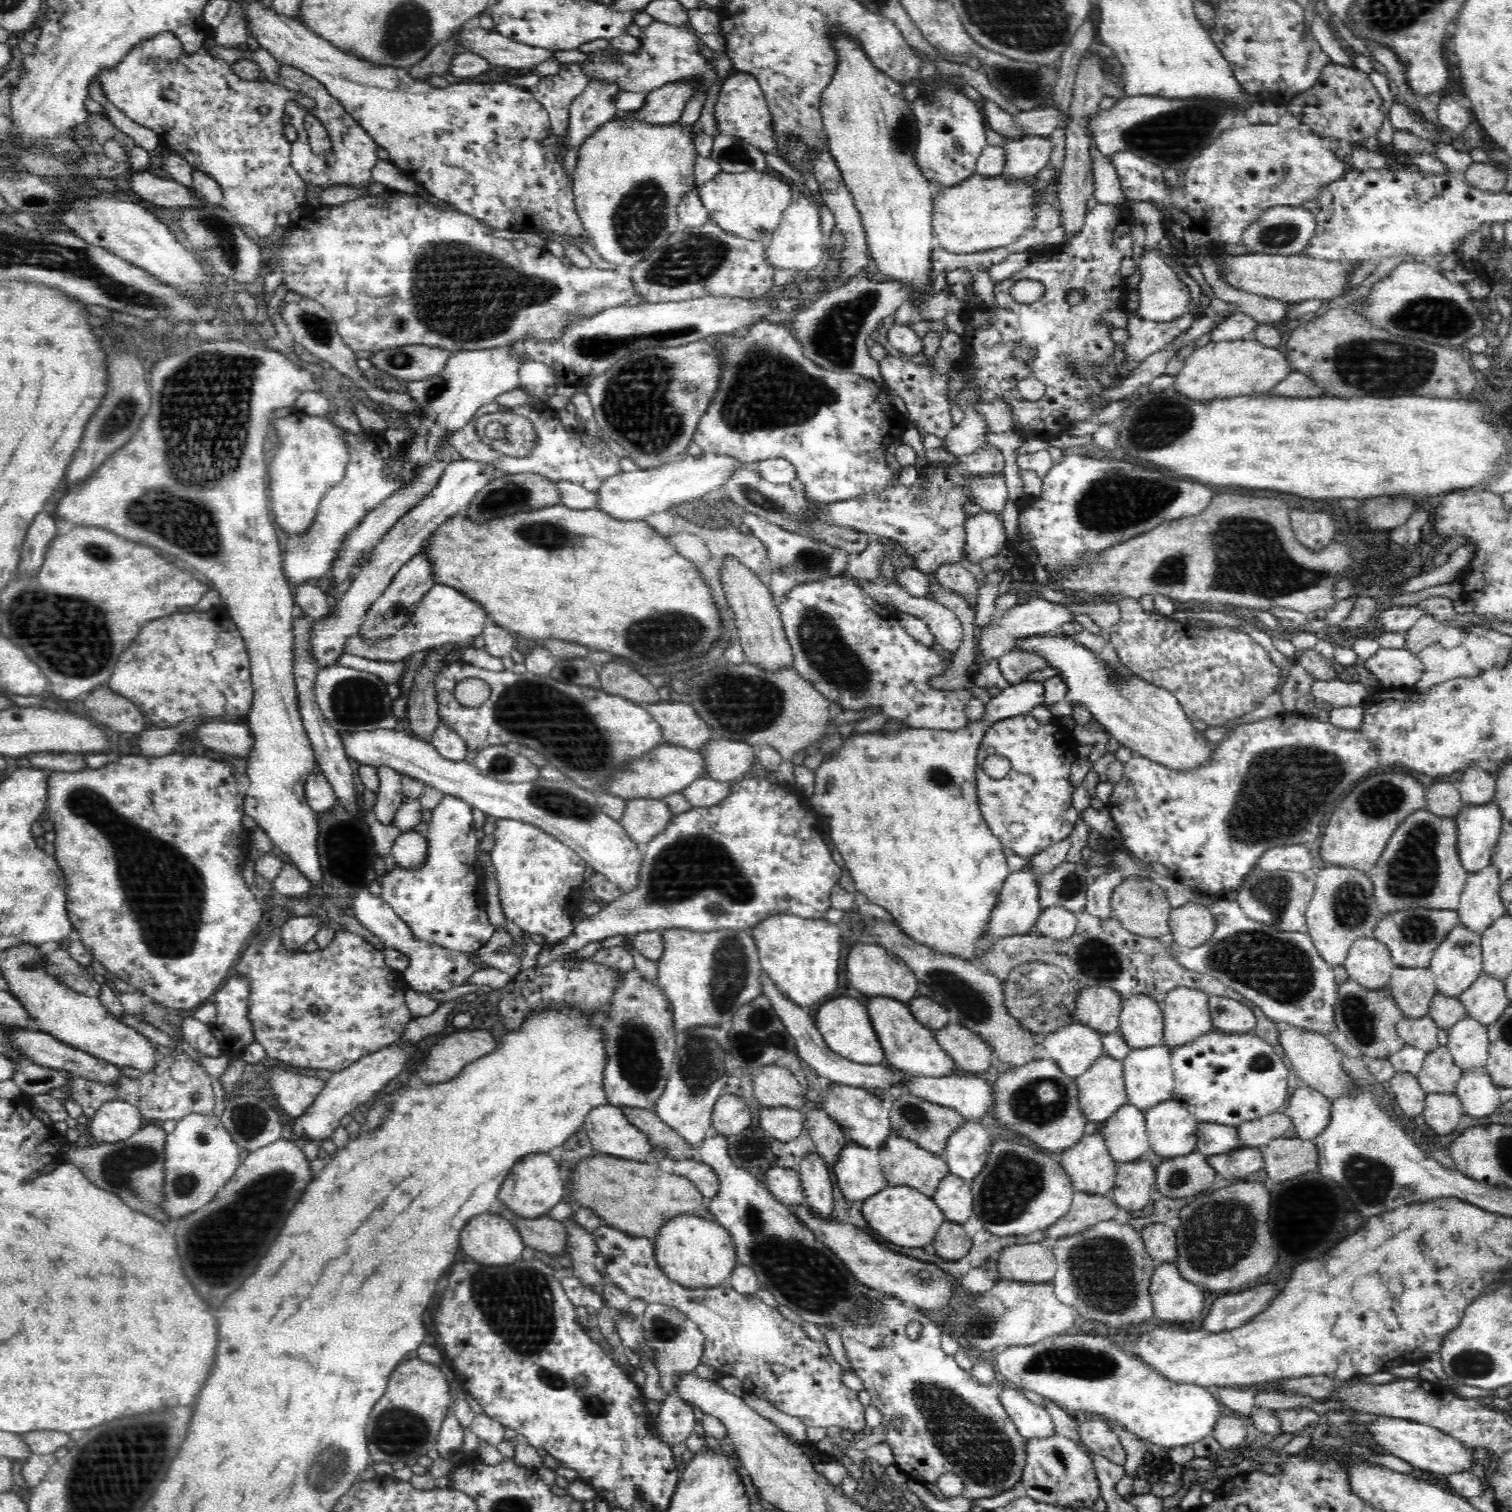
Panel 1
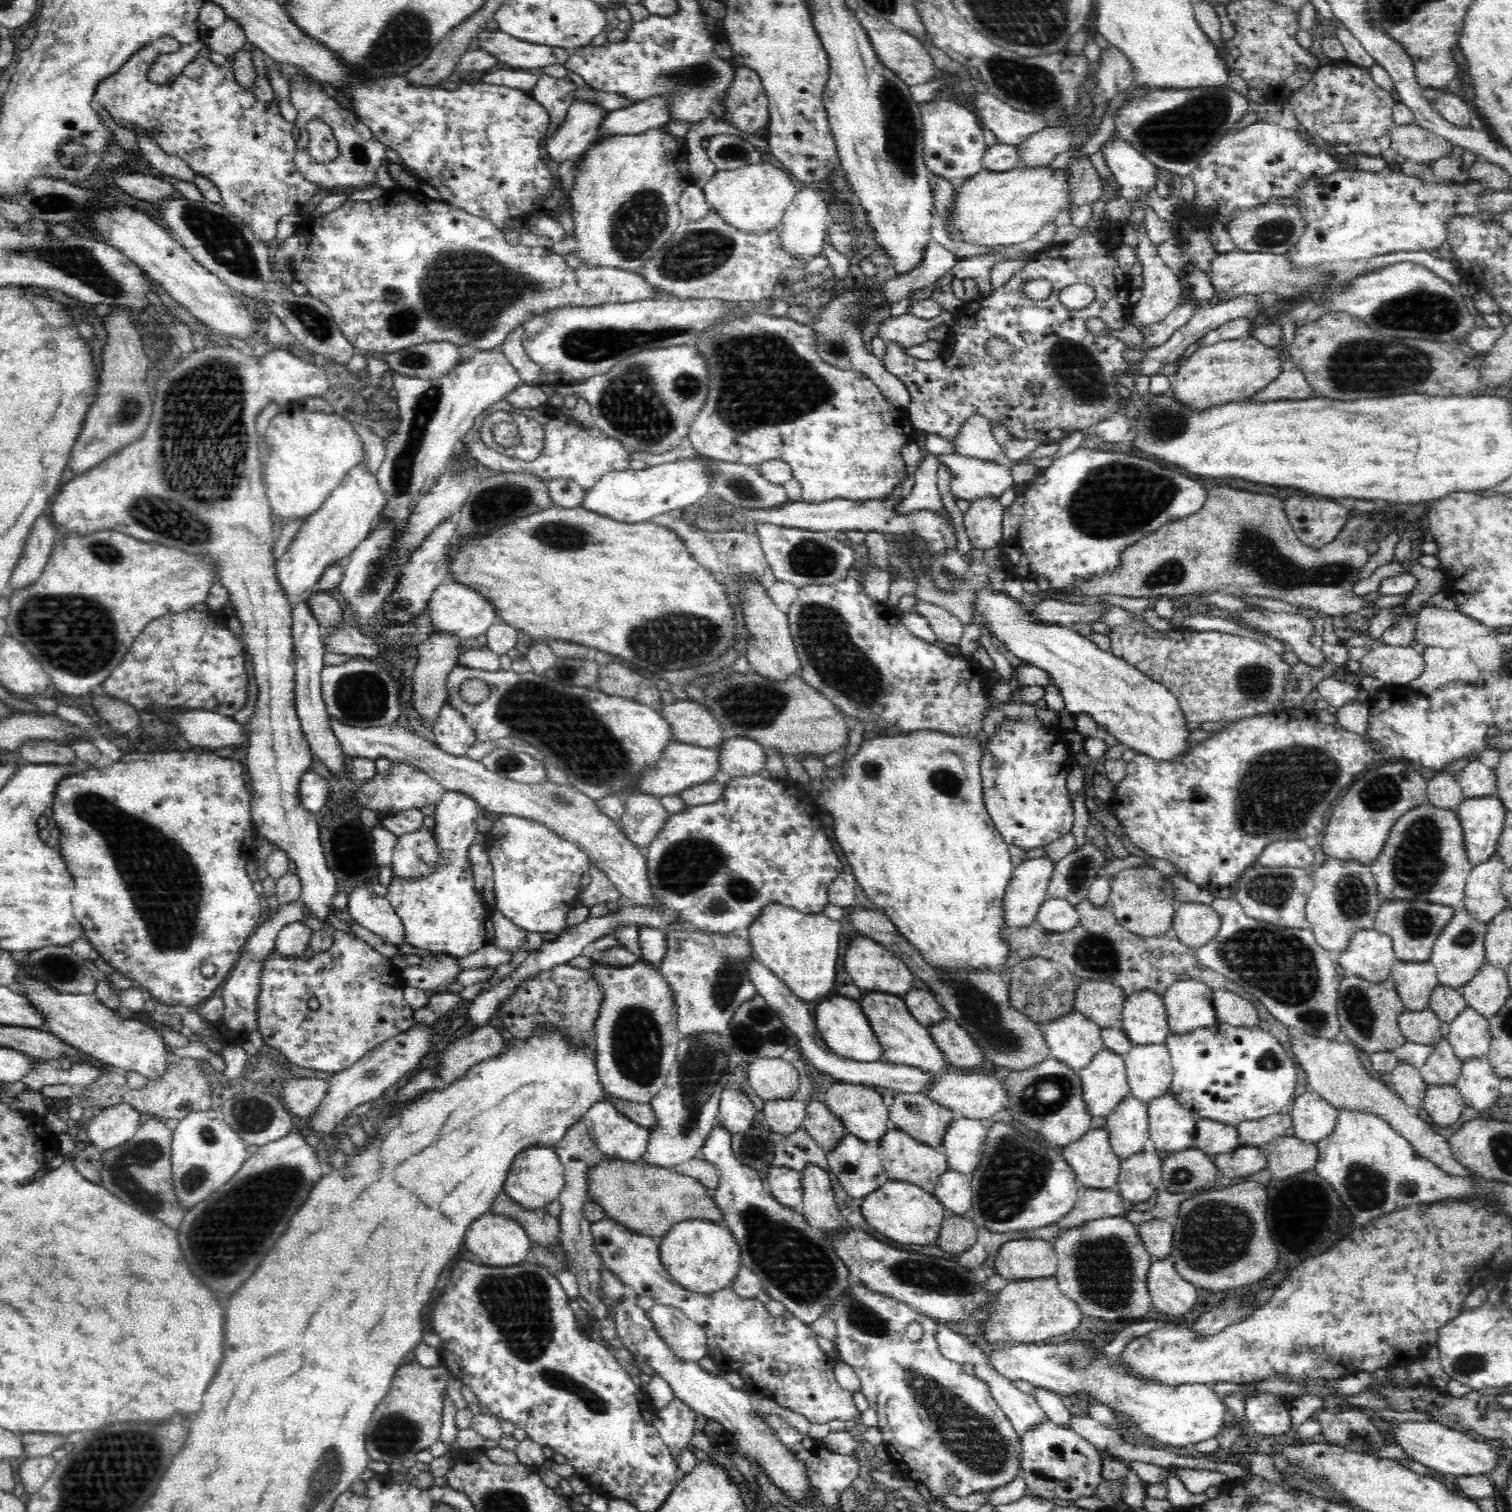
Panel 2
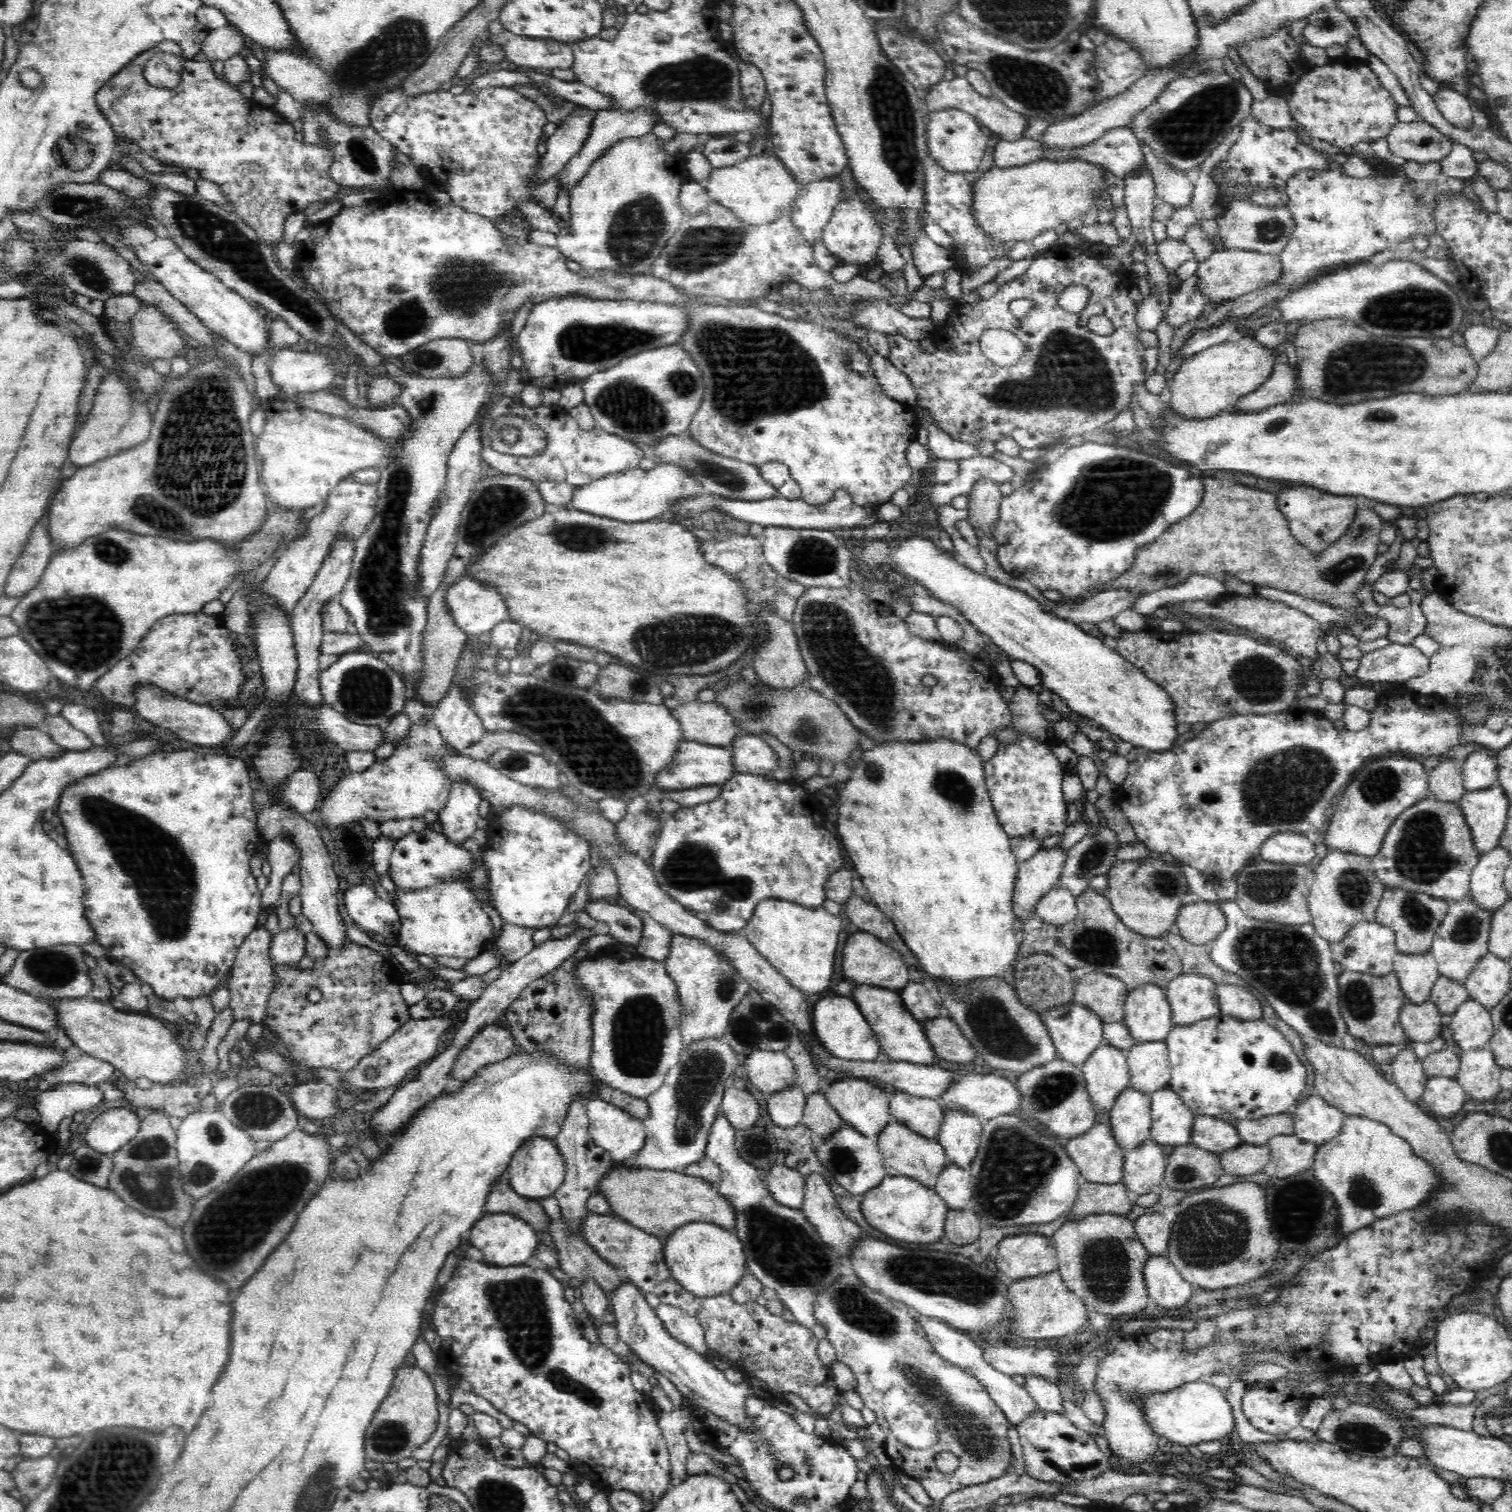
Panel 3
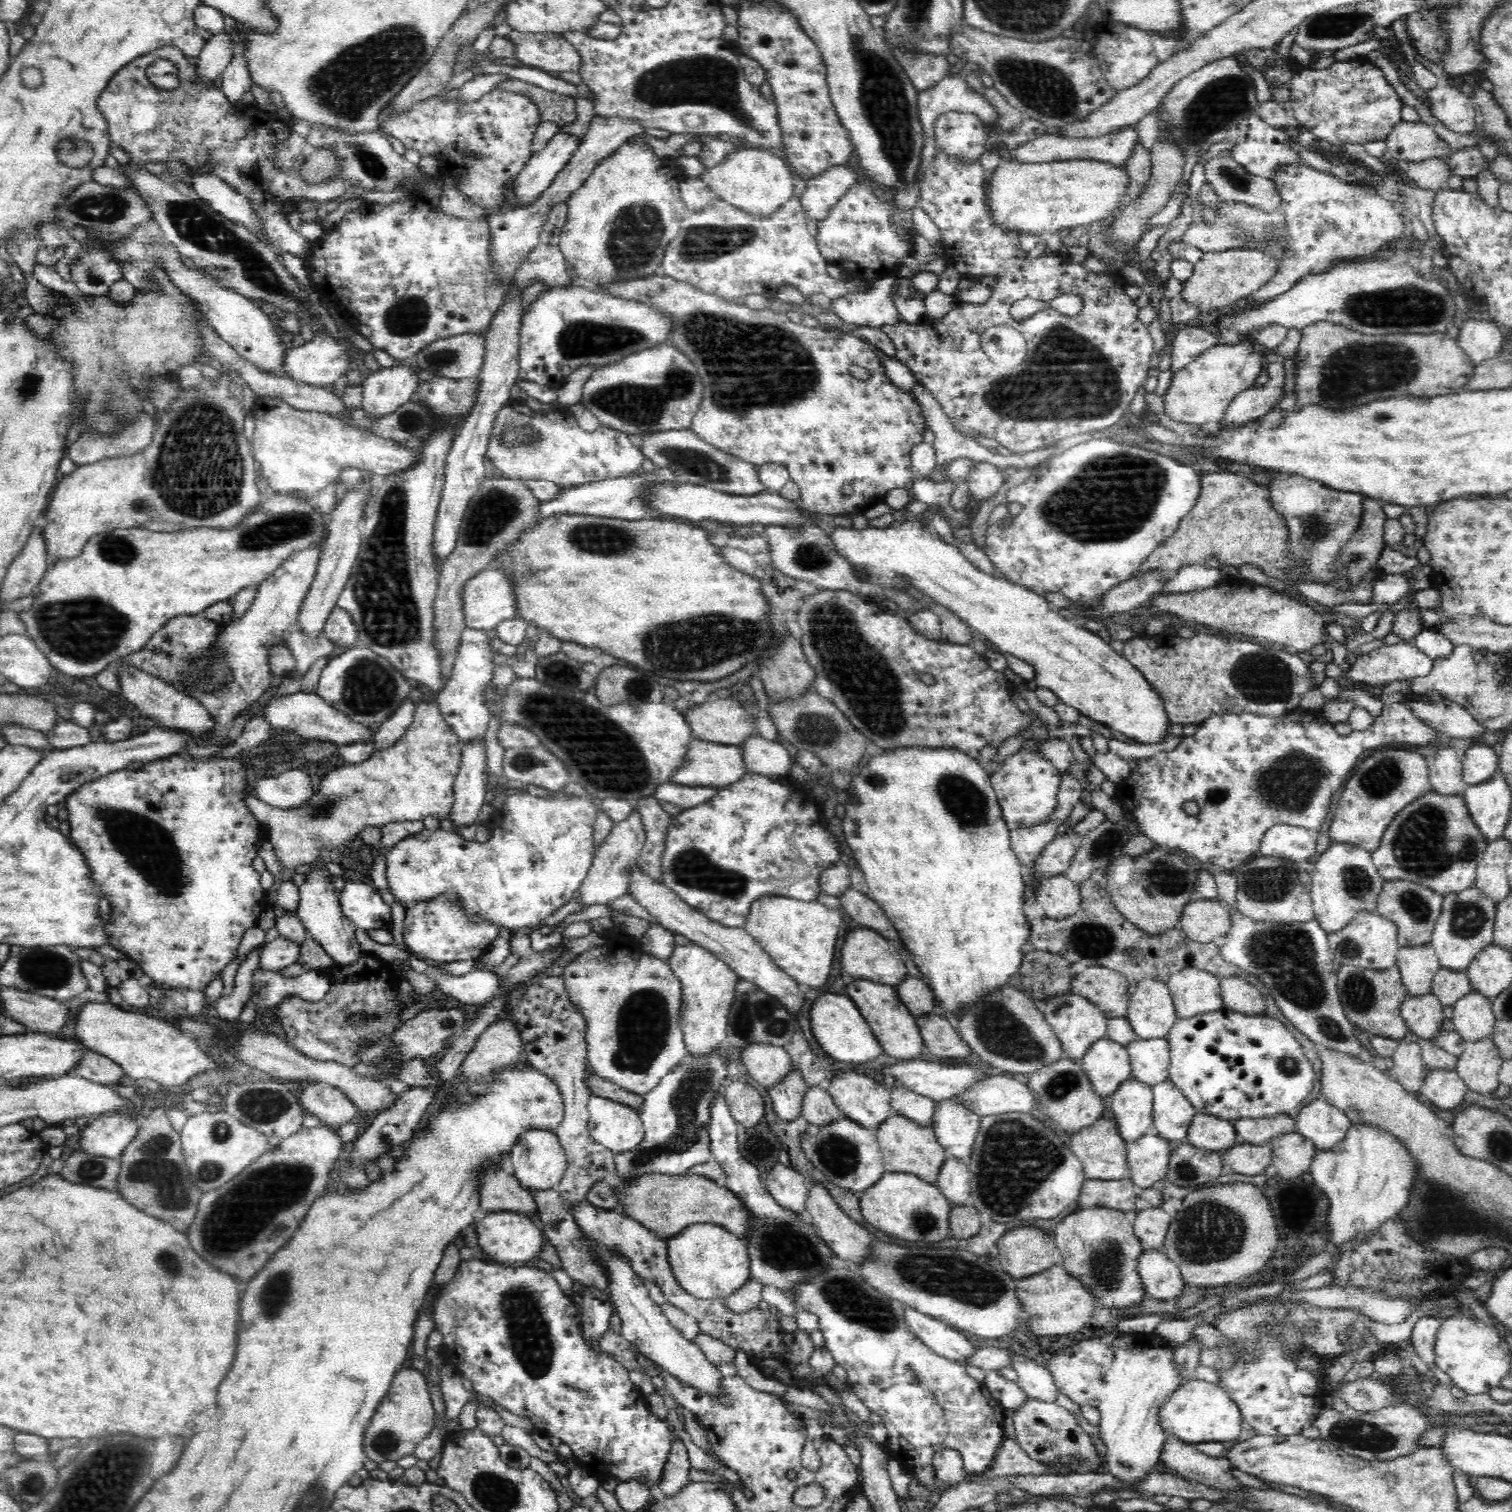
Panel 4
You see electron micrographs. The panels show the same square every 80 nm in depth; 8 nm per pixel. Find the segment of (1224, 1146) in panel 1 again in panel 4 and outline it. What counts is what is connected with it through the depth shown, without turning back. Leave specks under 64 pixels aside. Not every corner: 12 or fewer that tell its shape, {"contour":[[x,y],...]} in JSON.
{"contour":[[1197,1113],[1184,1142],[1224,1152],[1239,1142],[1232,1121]]}

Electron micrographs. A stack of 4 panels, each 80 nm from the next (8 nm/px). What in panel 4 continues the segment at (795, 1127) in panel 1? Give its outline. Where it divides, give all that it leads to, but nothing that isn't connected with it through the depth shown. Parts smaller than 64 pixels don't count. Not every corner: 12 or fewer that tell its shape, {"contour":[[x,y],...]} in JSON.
{"contour":[[796,1070],[768,1089],[776,1115],[800,1118],[808,1090]]}

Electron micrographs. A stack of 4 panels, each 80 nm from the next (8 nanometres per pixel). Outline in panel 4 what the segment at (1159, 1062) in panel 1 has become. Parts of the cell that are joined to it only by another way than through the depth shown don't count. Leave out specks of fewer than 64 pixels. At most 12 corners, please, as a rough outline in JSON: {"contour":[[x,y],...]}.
{"contour":[[1167,1037],[1126,1048],[1134,1080],[1153,1088],[1169,1079]]}

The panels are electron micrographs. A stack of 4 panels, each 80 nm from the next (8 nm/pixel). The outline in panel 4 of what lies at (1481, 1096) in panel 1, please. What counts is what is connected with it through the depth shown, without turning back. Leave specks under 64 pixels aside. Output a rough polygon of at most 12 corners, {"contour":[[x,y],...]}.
{"contour":[[1492,1035],[1467,1042],[1457,1072],[1469,1090],[1500,1085],[1504,1059]]}

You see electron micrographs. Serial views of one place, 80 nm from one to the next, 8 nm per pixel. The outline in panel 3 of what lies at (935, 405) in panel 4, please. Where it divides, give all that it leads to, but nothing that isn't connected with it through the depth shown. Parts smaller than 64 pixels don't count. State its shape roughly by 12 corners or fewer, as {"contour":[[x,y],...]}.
{"contour":[[925,420],[928,444],[937,459],[982,456],[972,443],[956,440]]}

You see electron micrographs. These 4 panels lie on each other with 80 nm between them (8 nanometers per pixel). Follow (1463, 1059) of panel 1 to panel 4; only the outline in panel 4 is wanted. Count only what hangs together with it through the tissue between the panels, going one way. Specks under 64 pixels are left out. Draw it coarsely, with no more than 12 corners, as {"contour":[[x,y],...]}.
{"contour":[[1472,989],[1453,1004],[1466,1042],[1493,1034],[1491,1000]]}

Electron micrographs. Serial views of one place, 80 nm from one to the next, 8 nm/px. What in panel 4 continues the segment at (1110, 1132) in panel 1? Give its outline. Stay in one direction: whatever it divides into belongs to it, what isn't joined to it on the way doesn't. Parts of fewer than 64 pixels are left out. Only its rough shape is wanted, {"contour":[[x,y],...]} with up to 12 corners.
{"contour":[[1132,1077],[1108,1105],[1127,1144],[1152,1131],[1153,1088]]}

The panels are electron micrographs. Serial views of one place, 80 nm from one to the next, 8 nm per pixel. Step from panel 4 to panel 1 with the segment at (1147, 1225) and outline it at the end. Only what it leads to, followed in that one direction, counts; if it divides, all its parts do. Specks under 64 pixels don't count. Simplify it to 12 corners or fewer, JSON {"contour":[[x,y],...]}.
{"contour":[[1154,1223],[1140,1232],[1156,1263],[1177,1260],[1175,1230]]}

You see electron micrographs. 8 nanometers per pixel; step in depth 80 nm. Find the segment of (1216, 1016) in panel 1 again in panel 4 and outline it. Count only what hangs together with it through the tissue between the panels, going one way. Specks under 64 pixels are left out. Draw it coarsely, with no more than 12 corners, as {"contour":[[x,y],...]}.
{"contour":[[1244,976],[1219,980],[1227,1010],[1265,1014],[1264,994]]}

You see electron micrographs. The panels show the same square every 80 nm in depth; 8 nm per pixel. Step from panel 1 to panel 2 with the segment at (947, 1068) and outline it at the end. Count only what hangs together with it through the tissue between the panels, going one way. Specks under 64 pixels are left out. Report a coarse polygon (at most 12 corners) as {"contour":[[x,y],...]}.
{"contour":[[858,996],[888,1063],[941,1074],[947,1063],[902,996]]}

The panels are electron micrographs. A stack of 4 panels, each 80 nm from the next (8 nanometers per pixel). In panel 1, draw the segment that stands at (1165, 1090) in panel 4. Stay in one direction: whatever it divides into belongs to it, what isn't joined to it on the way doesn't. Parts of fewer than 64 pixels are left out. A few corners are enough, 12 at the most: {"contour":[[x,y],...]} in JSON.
{"contour":[[1175,1100],[1146,1111],[1151,1150],[1197,1151],[1200,1122]]}

